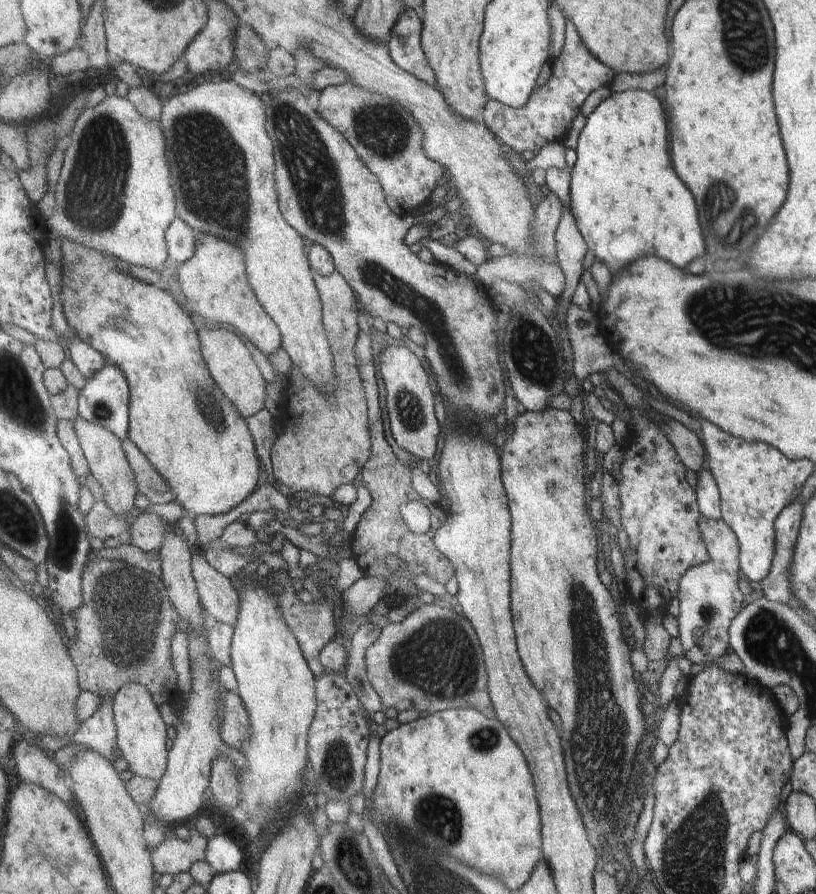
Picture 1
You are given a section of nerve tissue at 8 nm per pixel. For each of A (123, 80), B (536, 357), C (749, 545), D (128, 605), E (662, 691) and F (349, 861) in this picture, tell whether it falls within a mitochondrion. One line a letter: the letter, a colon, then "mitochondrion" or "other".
A: other
B: mitochondrion
C: other
D: mitochondrion
E: other
F: mitochondrion

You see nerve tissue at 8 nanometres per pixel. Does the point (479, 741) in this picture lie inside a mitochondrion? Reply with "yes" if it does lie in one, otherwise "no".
yes

